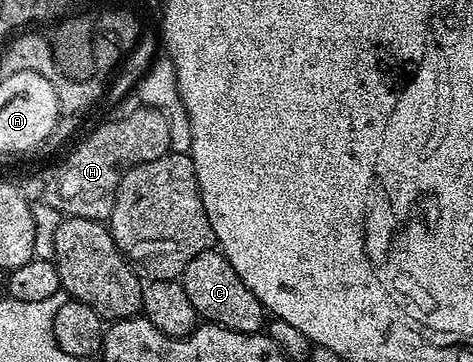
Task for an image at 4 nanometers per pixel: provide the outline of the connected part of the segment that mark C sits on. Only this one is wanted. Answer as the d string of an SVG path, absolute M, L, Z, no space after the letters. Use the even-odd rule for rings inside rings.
M209 250L198 254L198 258L194 258L194 262L186 266L179 281L186 290L190 306L194 306L201 321L217 324L220 328L229 328L235 332L259 333L265 327L266 309L263 302L256 297L254 290L250 290L250 286L246 286L246 282L242 282L242 278L238 278L238 270L230 266L223 252Z

